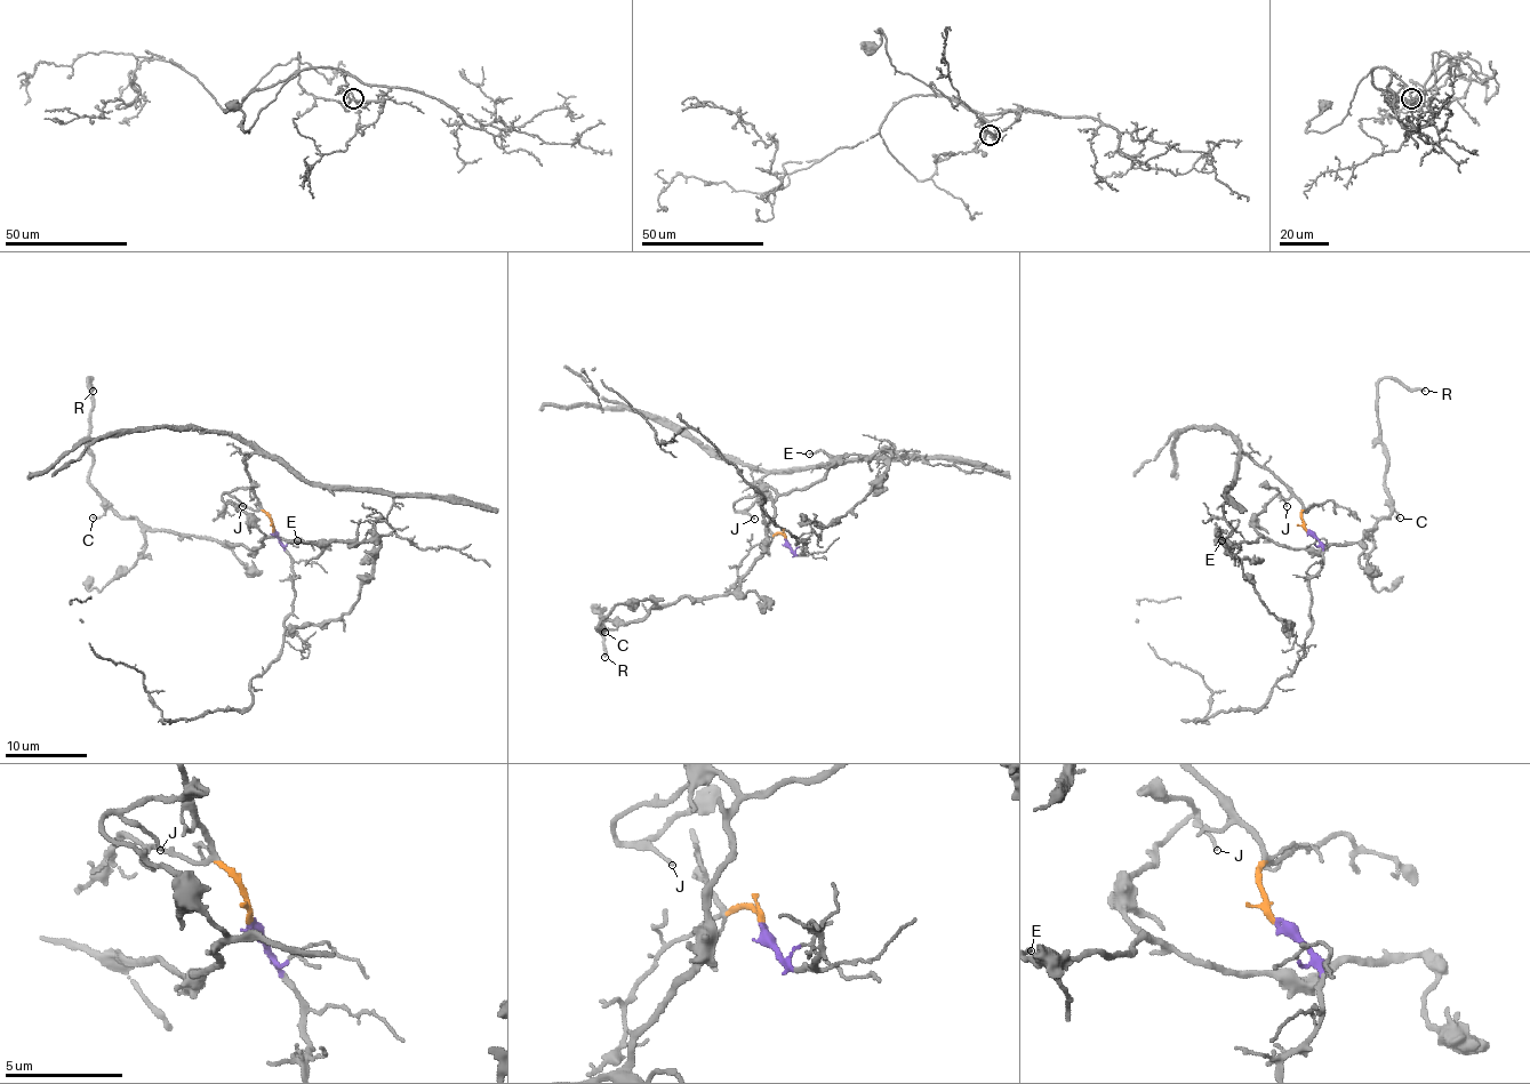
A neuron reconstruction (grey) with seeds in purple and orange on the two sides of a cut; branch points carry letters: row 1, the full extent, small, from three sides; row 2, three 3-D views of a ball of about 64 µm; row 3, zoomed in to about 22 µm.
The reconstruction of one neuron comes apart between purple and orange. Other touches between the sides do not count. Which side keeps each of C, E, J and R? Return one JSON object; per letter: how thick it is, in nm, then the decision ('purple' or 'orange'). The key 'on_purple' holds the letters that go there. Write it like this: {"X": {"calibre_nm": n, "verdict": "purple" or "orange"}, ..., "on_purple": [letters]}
{"C": {"calibre_nm": 180, "verdict": "purple"}, "E": {"calibre_nm": 150, "verdict": "purple"}, "J": {"calibre_nm": 110, "verdict": "purple"}, "R": {"calibre_nm": 240, "verdict": "purple"}, "on_purple": ["C", "E", "J", "R"]}

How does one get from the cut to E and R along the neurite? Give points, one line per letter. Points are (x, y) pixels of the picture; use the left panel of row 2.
E: (273, 531), (294, 580), (283, 637), (303, 650), (296, 629), (350, 609), (378, 542), (296, 542)
R: (273, 531), (296, 650), (296, 629), (358, 599), (378, 544), (251, 549), (121, 516), (88, 481), (93, 391)

